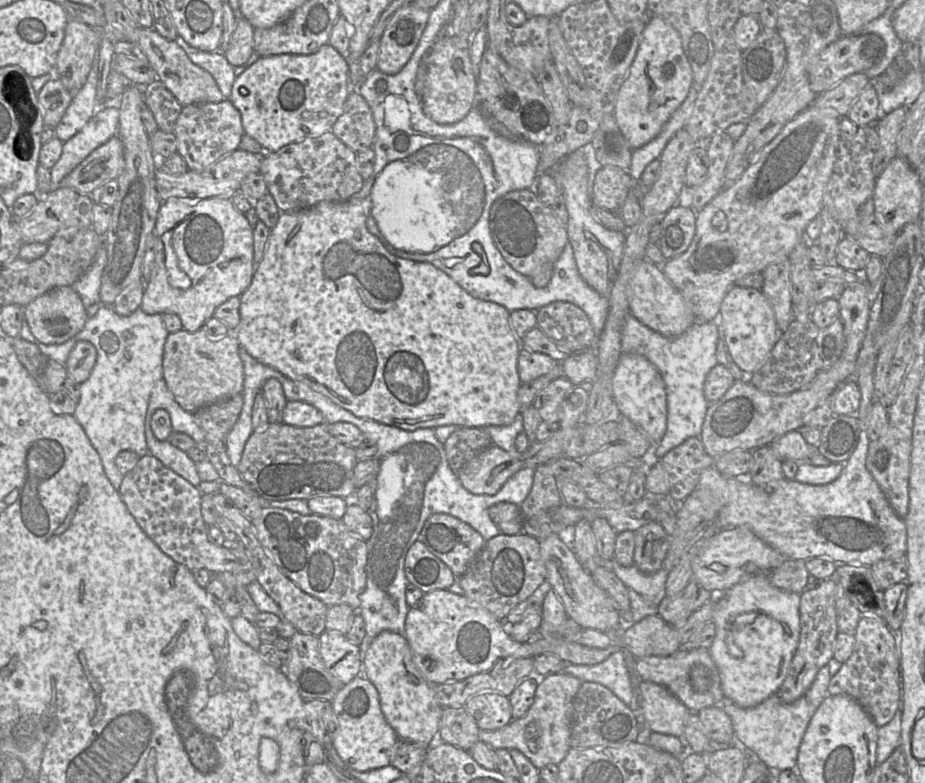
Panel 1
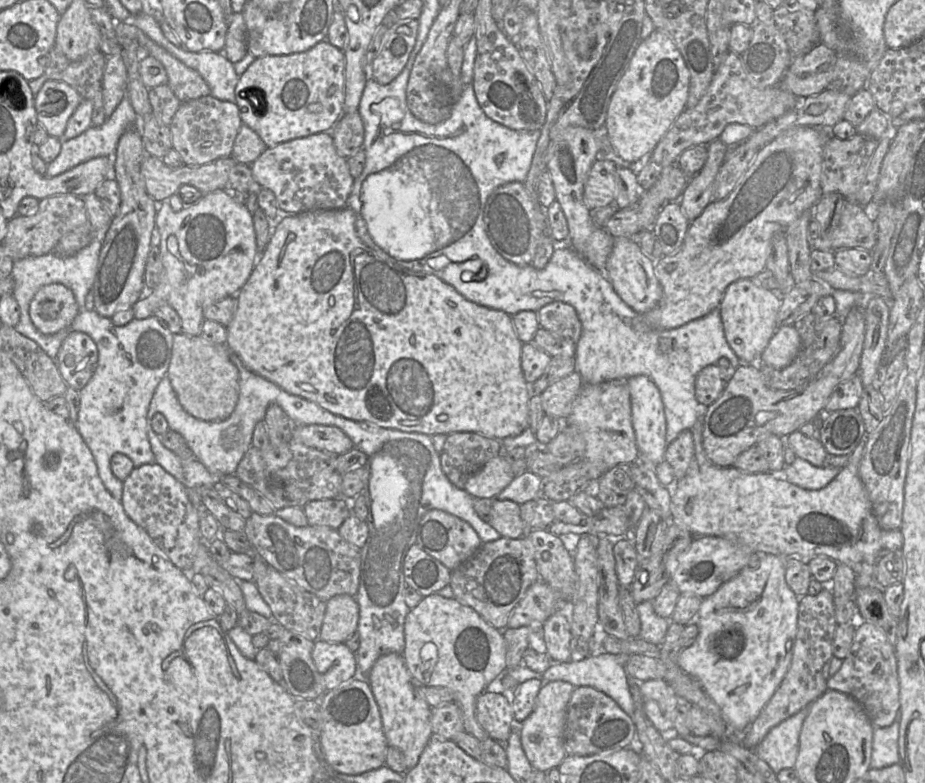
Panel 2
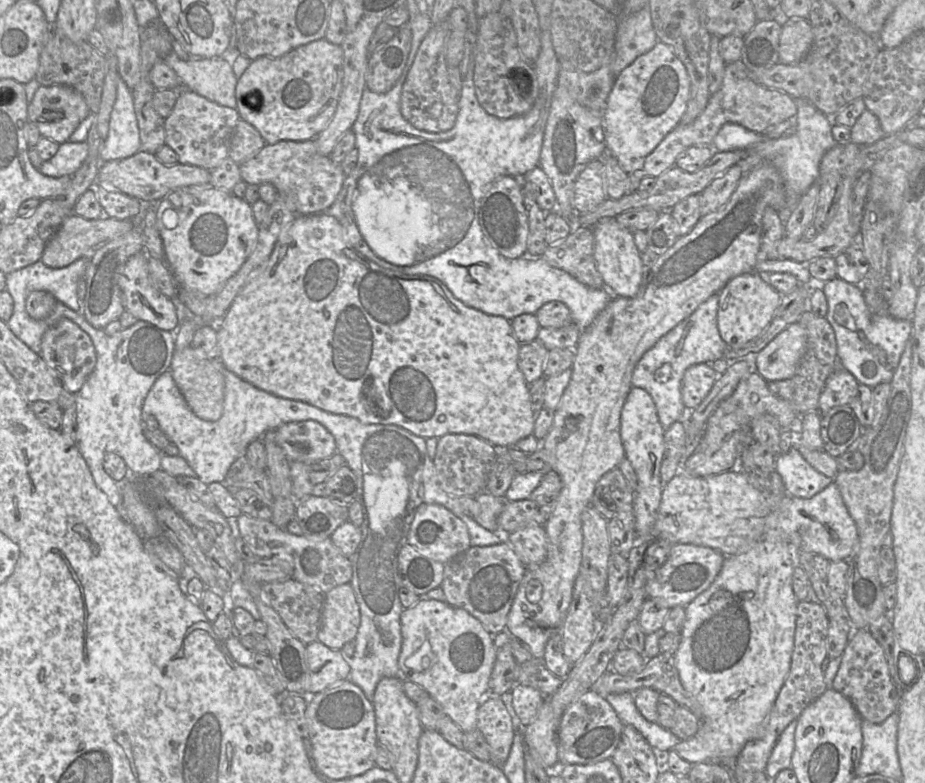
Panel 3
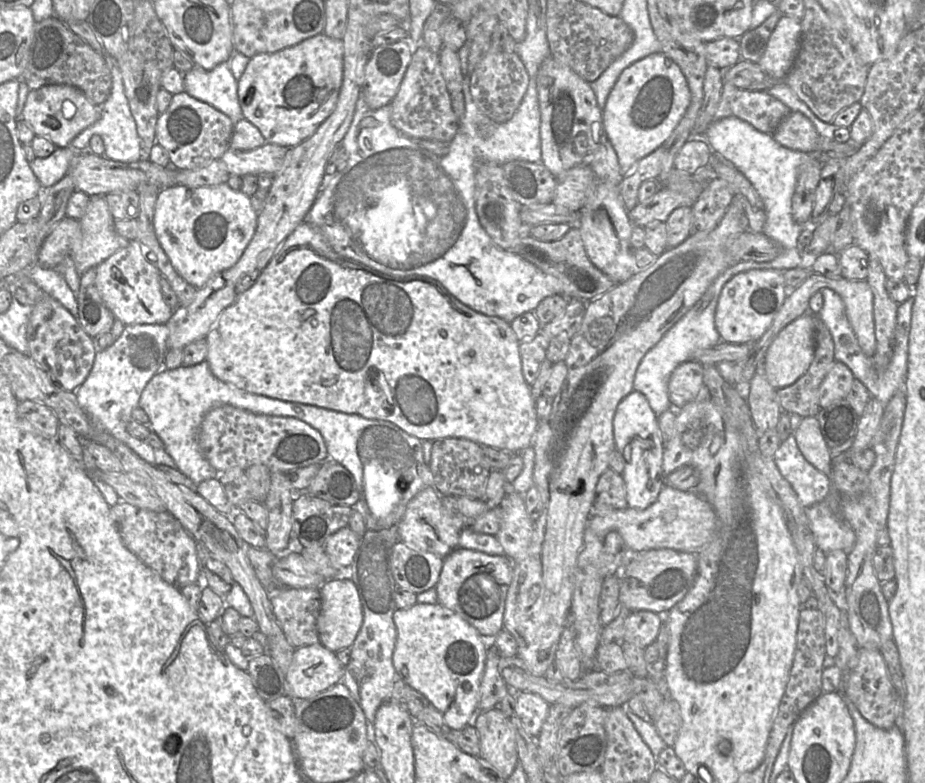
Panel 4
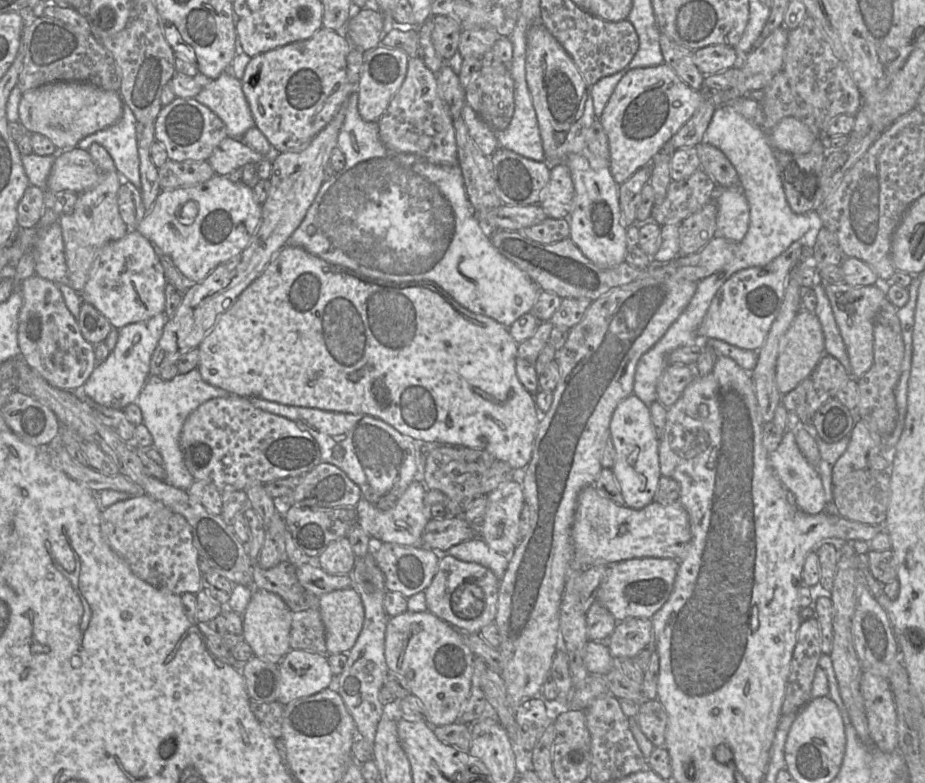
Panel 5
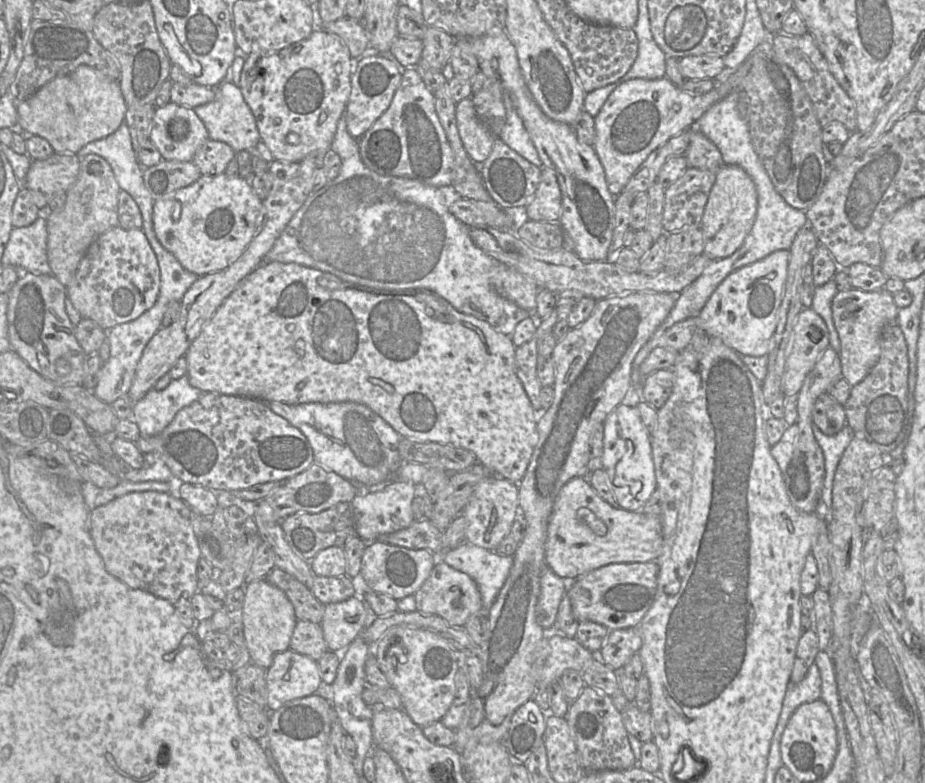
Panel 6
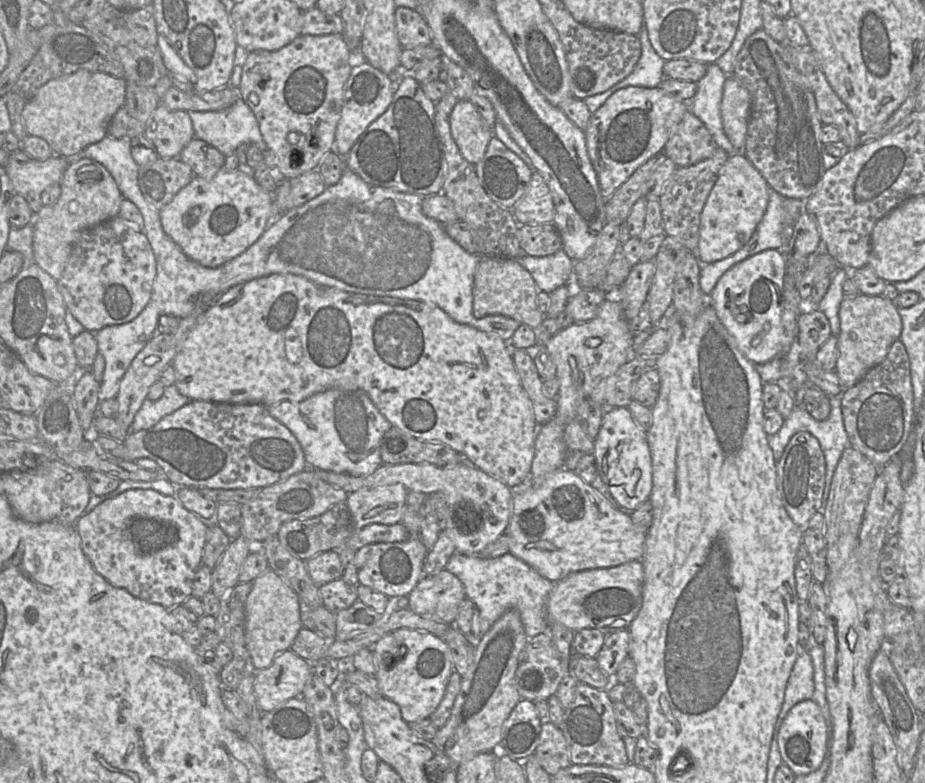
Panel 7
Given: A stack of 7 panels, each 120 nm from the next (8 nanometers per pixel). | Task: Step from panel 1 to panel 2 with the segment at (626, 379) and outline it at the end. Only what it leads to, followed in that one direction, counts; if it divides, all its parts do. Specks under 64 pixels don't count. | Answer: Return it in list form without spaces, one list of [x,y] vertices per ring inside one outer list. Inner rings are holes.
[[[645,375],[630,377],[627,384],[639,454],[656,466],[664,460],[667,448],[666,417],[660,391]]]

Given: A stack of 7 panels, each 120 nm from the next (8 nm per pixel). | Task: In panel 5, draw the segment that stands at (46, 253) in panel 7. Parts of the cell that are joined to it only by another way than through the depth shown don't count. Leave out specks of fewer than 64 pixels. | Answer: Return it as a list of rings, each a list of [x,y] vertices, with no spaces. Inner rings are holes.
[[[93,143],[87,151],[98,166],[100,179],[93,188],[79,194],[73,211],[62,214],[58,221],[65,246],[68,284],[78,293],[85,286],[92,262],[98,252],[108,242],[121,239],[130,230],[119,214],[117,198],[123,179],[111,156],[103,146],[97,143]]]

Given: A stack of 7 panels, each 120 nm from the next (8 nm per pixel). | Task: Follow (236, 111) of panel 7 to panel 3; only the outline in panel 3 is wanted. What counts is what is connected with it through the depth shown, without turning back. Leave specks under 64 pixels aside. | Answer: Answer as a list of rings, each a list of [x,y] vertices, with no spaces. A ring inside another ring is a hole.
[[[172,50],[163,61],[177,74],[185,89],[221,106],[236,109],[238,79],[229,57],[182,60]]]

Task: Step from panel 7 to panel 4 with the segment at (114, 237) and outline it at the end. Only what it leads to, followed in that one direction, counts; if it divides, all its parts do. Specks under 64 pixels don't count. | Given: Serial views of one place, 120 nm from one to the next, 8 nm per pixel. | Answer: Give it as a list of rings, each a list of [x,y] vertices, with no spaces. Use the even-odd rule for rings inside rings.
[[[137,240],[105,259],[96,266],[96,286],[105,306],[115,319],[129,324],[166,324],[173,314],[165,303],[159,283],[161,273],[154,262],[148,259],[147,250]]]

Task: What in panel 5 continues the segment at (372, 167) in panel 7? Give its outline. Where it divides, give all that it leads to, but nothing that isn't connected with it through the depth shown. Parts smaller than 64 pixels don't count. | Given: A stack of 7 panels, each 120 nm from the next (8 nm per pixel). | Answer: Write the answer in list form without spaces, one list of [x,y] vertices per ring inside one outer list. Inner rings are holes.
[[[418,55],[410,57],[405,79],[379,119],[378,130],[389,151],[414,154],[440,166],[458,164],[453,119],[440,96],[436,74]]]

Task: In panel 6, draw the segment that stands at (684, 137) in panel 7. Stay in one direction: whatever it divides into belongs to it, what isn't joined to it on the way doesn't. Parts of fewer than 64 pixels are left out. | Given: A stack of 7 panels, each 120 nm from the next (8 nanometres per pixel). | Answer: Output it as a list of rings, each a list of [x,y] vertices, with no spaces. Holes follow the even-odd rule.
[[[695,127],[690,129],[690,141],[684,156],[688,167],[718,171],[723,165],[723,158],[715,144]]]

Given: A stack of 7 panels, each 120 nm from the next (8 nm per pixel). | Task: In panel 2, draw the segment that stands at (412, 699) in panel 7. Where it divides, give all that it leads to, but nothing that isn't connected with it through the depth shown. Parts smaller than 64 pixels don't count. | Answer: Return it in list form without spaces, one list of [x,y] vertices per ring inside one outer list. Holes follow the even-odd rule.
[[[434,593],[423,597],[416,607],[409,610],[404,622],[404,638],[403,658],[415,682],[426,687],[449,689],[453,693],[454,702],[461,709],[464,731],[479,741],[490,738],[476,719],[475,706],[478,696],[507,670],[506,644],[502,631],[492,627],[474,609],[455,598],[444,598]]]

